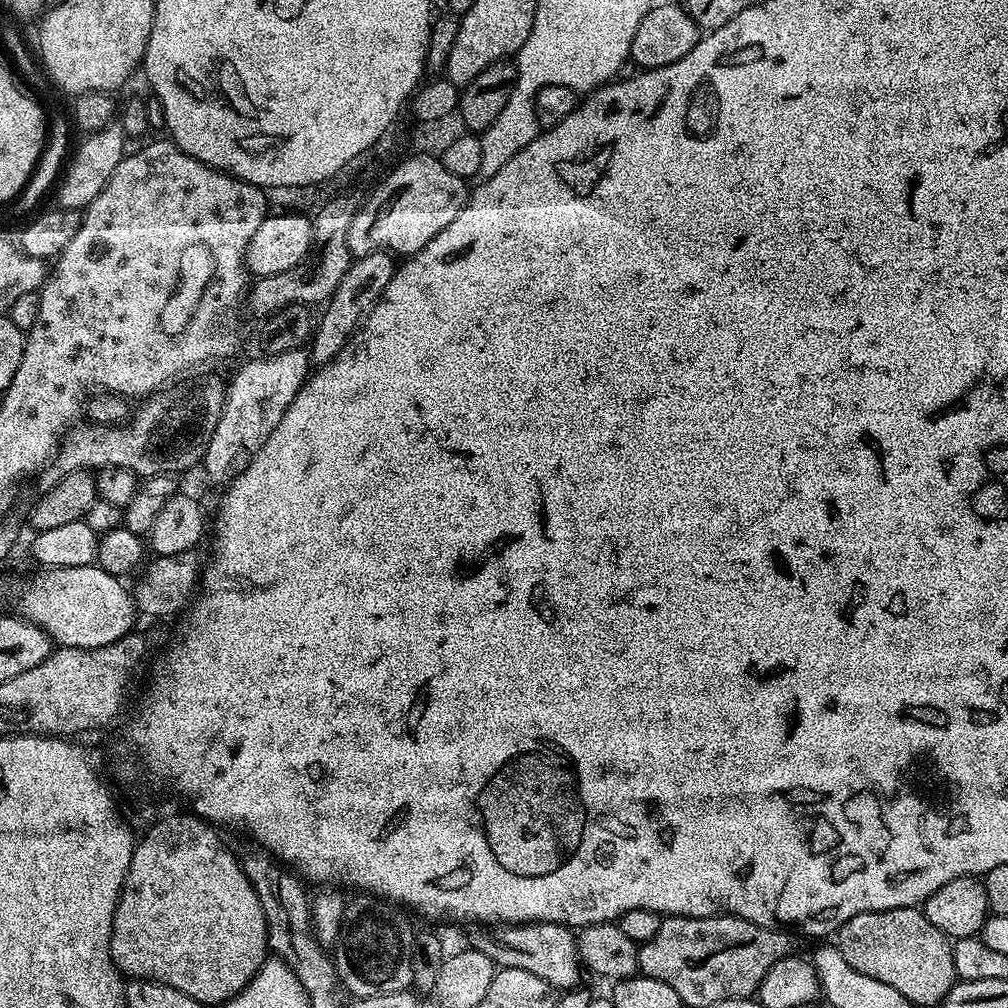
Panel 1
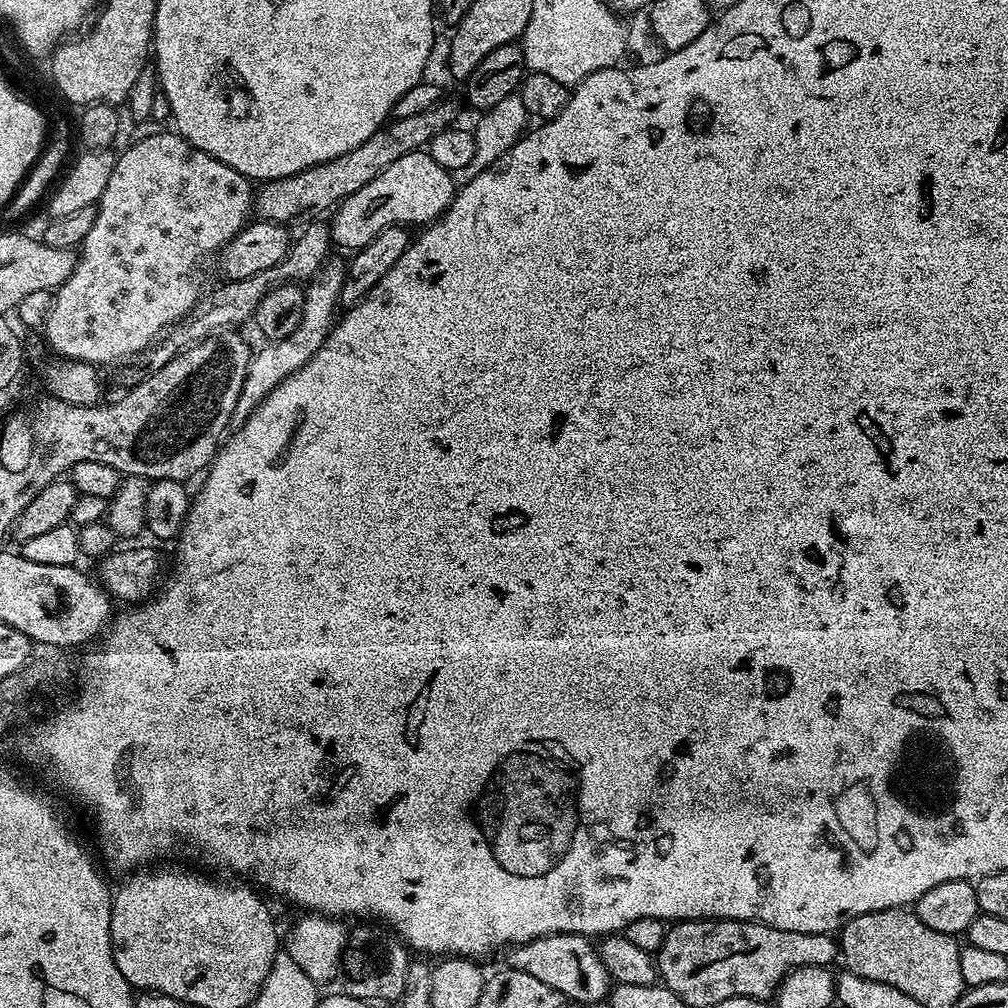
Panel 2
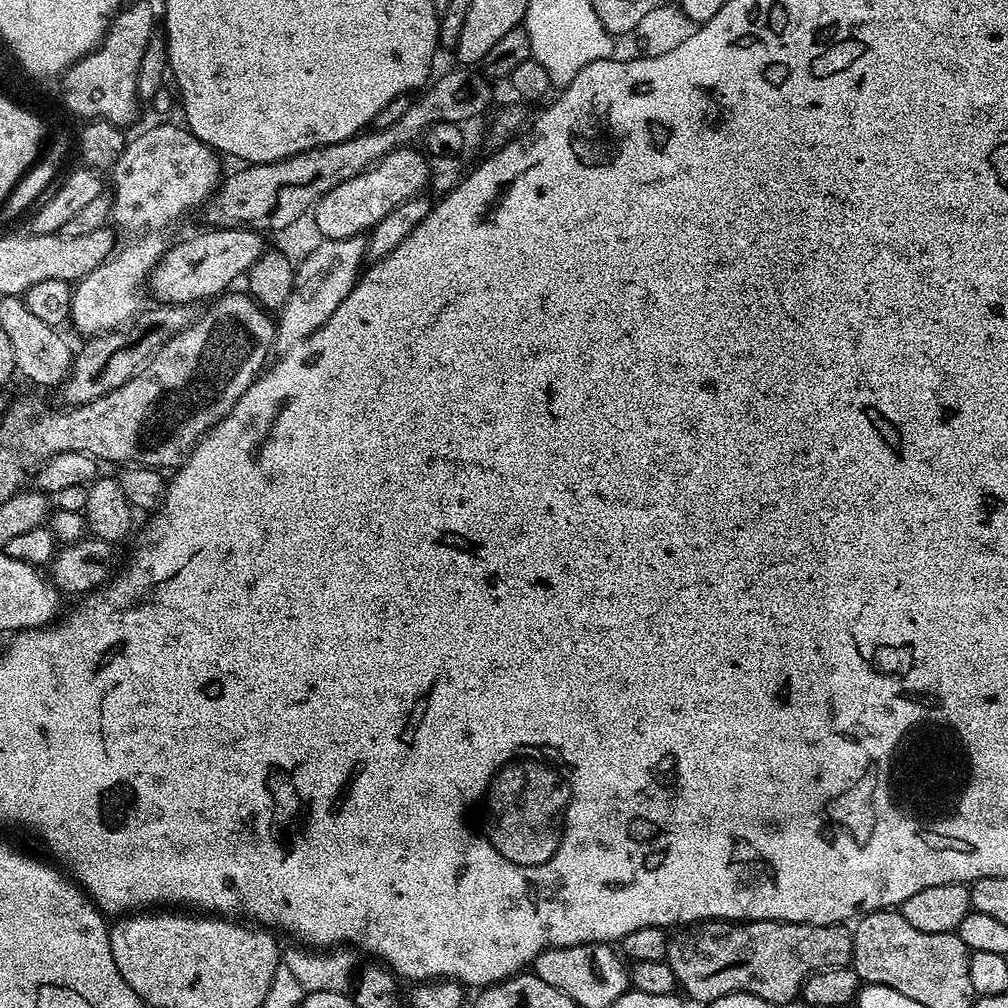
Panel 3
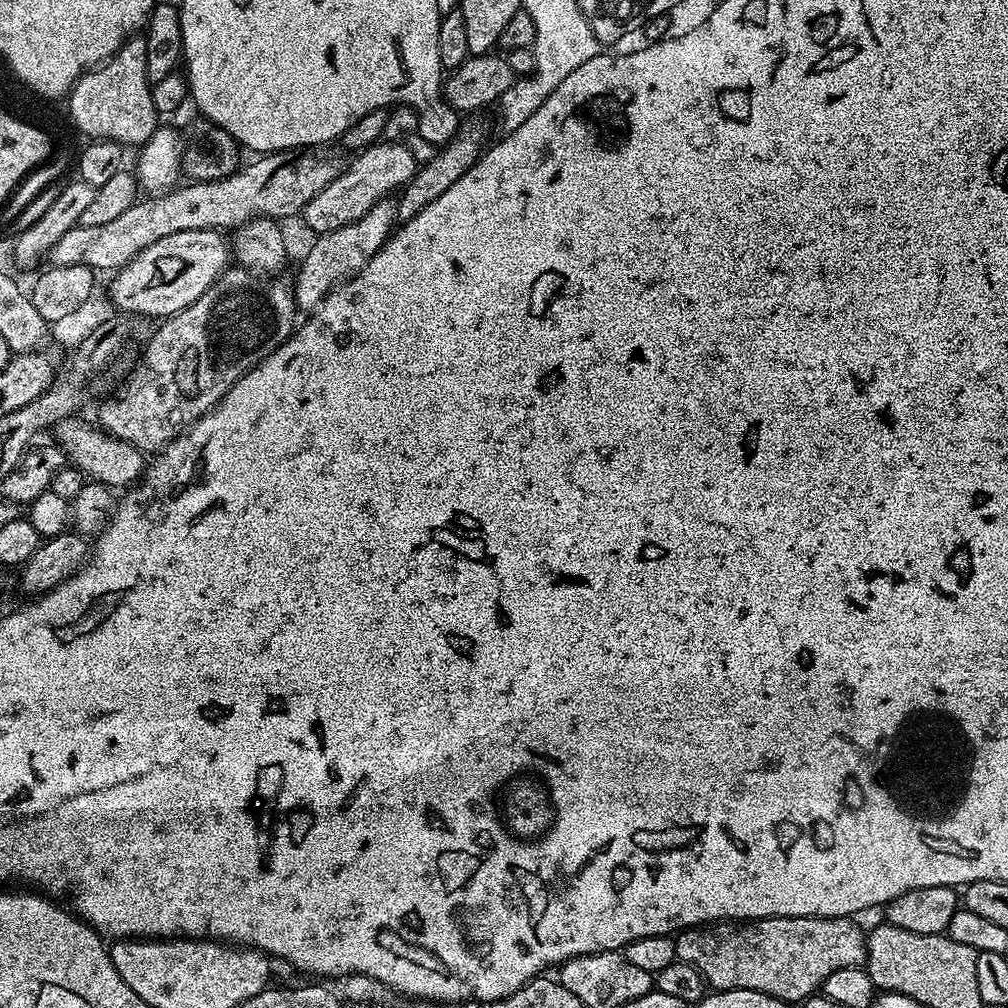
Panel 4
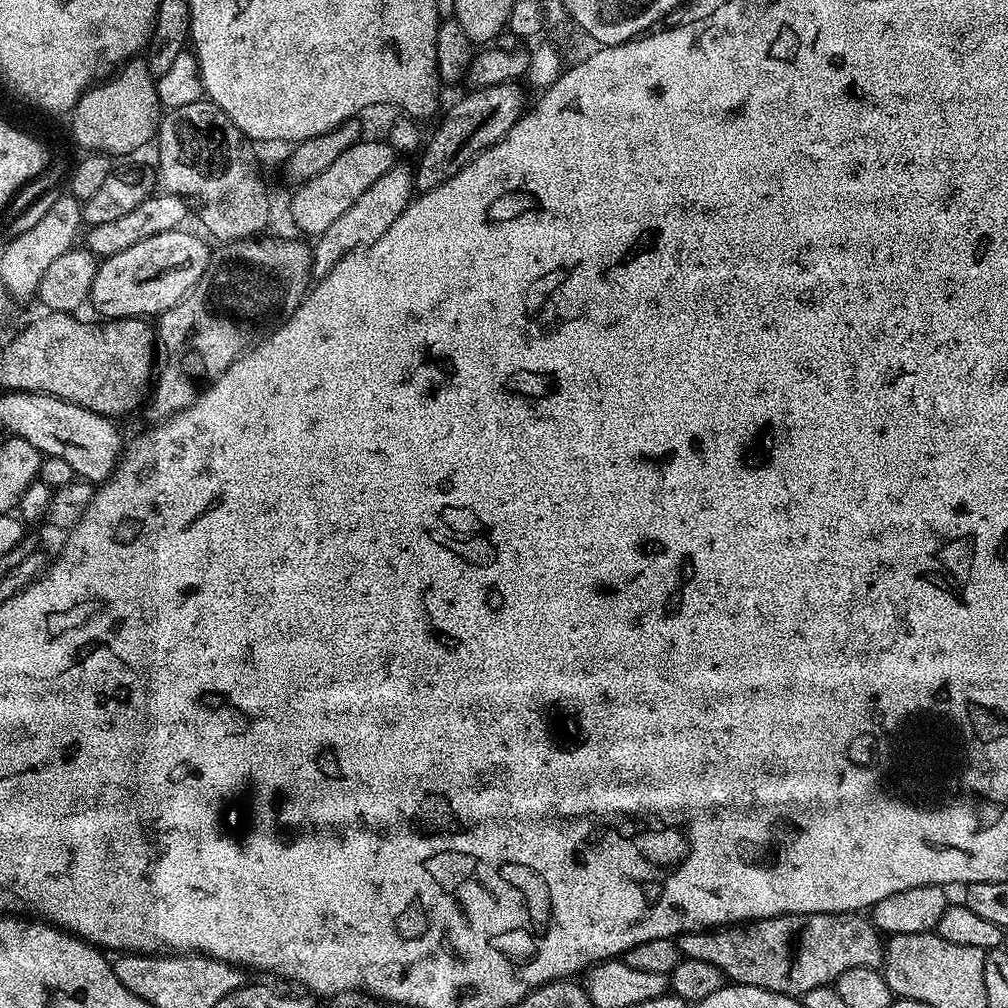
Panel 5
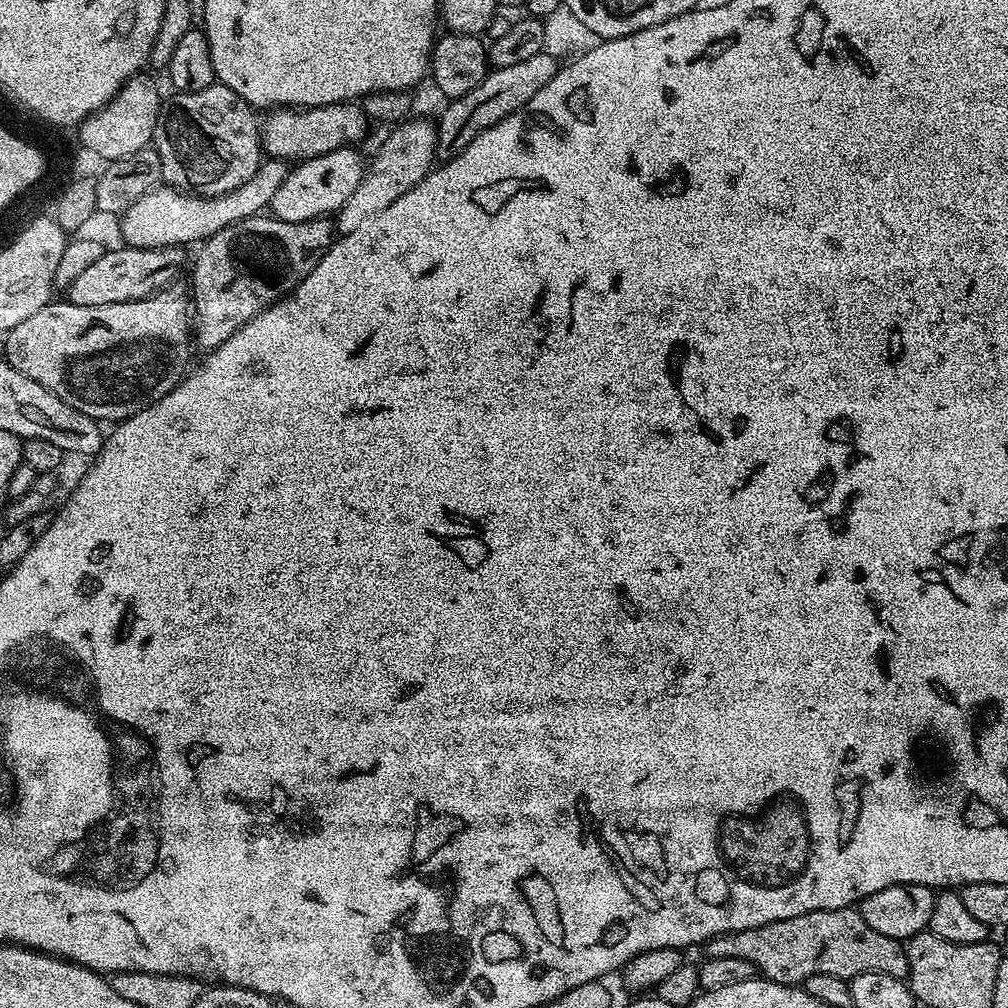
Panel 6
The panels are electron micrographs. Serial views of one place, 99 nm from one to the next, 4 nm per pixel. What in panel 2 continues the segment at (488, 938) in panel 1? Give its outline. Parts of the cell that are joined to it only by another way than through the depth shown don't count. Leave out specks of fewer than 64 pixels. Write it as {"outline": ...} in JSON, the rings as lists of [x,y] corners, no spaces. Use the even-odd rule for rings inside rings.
{"outline":[[[559,932],[553,936],[539,936],[525,944],[509,947],[507,967],[522,970],[538,982],[546,982],[558,990],[565,1001],[577,1000],[580,1004],[596,1004],[605,999],[610,992],[610,977],[606,966],[602,966],[599,951],[590,945],[589,937],[576,936],[572,932]]]}

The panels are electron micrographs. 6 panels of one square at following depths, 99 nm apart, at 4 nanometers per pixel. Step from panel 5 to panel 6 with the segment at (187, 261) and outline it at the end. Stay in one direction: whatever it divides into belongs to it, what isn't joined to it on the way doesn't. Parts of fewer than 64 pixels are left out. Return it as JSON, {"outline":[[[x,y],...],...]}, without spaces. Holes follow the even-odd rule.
{"outline":[[[119,246],[102,254],[72,285],[66,289],[67,303],[78,306],[110,306],[114,302],[149,299],[164,288],[180,272],[184,256],[179,247],[174,248],[130,248]]]}

